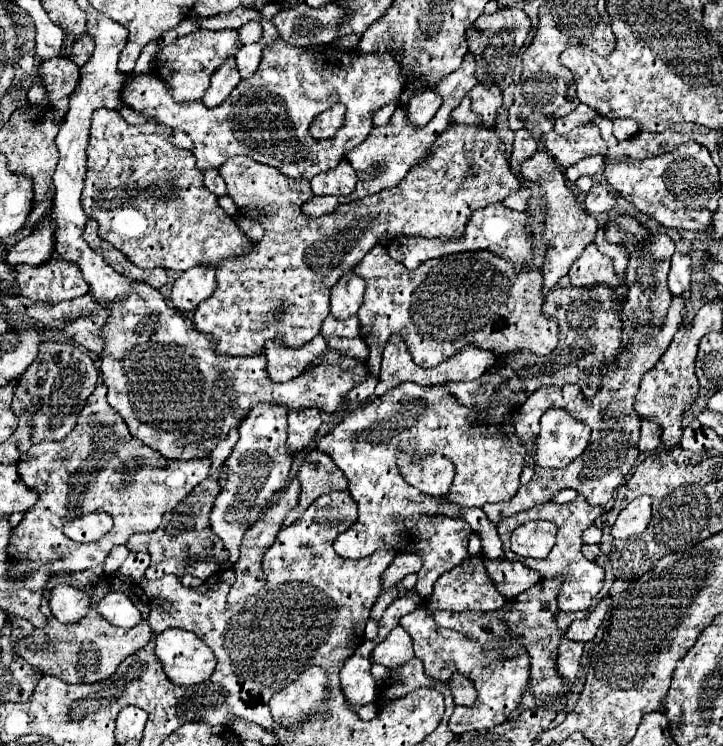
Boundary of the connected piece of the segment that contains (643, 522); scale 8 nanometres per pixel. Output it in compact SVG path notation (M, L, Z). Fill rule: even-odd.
M648 495L635 498L623 509L615 522L615 536L629 538L641 534L652 518L652 499Z

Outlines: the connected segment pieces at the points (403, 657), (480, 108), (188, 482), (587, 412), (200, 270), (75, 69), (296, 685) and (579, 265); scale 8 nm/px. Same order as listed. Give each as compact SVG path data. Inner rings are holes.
M395 626L389 632L387 642L379 642L375 646L375 650L371 652L371 662L381 664L381 666L391 670L391 668L401 668L413 656L415 654L413 654L413 640L411 640L411 636L401 626Z
M477 84L471 92L471 110L481 116L483 128L493 128L497 112L501 108L501 92L497 88L485 88L483 84Z
M97 384L71 434L59 442L41 440L19 458L19 476L29 488L39 492L39 500L25 512L21 524L13 530L7 550L17 562L31 560L35 566L17 564L11 570L11 576L25 576L47 562L51 562L51 574L61 570L79 572L103 564L113 546L127 544L127 540L137 532L155 532L161 516L167 510L173 510L175 504L179 504L209 476L209 456L203 460L169 460L135 440L129 434L125 420L109 406L105 396L107 388ZM125 480L131 484L125 490L117 490L117 486ZM97 510L109 512L115 520L113 530L101 540L79 544L61 531L65 518Z
M673 296L671 298L671 308L667 310L667 320L665 324L659 326L659 332L653 336L653 340L647 340L647 328L635 328L639 332L639 340L631 344L631 348L619 348L619 354L611 364L603 364L601 368L601 388L595 394L595 398L587 400L583 392L575 384L565 384L565 386L543 386L531 394L531 398L515 410L515 434L525 442L533 444L533 438L539 432L539 418L543 412L551 406L567 408L575 418L587 422L593 430L587 452L577 456L567 468L561 470L541 470L535 468L533 478L519 488L519 492L507 500L507 502L497 502L497 504L485 504L483 512L491 522L499 522L505 516L513 516L521 510L529 510L535 504L549 502L555 492L563 488L573 488L581 492L589 504L607 504L613 498L613 490L625 480L629 470L633 468L639 450L637 450L637 440L639 440L639 416L633 408L633 400L639 388L639 382L645 372L649 372L655 362L663 356L663 352L669 348L673 334L681 328L683 316L685 316L685 298L683 296Z
M197 264L183 272L171 290L171 302L181 312L193 312L199 302L207 300L217 288L215 268L207 268L207 264Z
M57 56L45 60L39 64L39 72L45 80L51 102L73 94L79 84L79 66L71 58Z
M313 666L299 674L295 682L277 692L271 702L271 714L281 726L303 722L313 710L321 710L321 702L327 698L327 676L321 668Z
M589 244L583 250L581 258L575 260L575 264L569 270L569 280L571 280L571 286L579 286L579 288L583 286L589 288L599 284L617 288L621 284L621 278L615 274L611 258L601 254L595 244Z

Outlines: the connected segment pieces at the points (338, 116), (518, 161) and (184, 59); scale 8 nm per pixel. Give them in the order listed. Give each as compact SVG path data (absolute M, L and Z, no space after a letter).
M337 104L337 106L321 112L321 114L311 122L309 132L311 132L315 138L335 136L337 128L343 124L343 116L345 116L345 106L343 106L343 104Z
M517 130L513 140L513 154L509 158L509 164L513 168L519 168L527 158L531 158L537 152L537 142L527 130Z
M235 30L191 32L191 34L183 36L183 38L177 38L173 44L165 46L163 50L159 50L153 72L157 70L157 76L163 82L167 82L167 86L173 90L173 98L177 102L201 100L207 90L207 86L209 86L211 74L219 68L219 64L223 64L225 58L235 56L235 52L239 48L241 48L241 42L239 42L239 36L237 36Z

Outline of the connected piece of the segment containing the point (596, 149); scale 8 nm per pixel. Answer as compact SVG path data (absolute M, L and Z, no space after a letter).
M593 122L579 124L567 136L549 132L543 138L543 146L559 162L561 168L569 168L571 164L579 162L585 156L607 154L607 144L601 138L601 132L599 128L595 128Z

